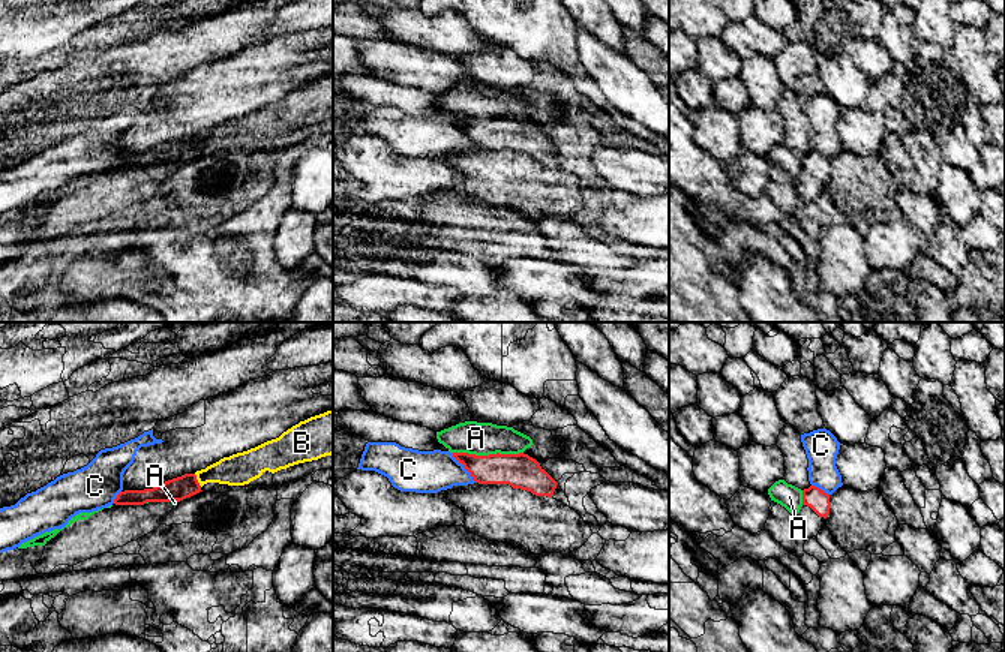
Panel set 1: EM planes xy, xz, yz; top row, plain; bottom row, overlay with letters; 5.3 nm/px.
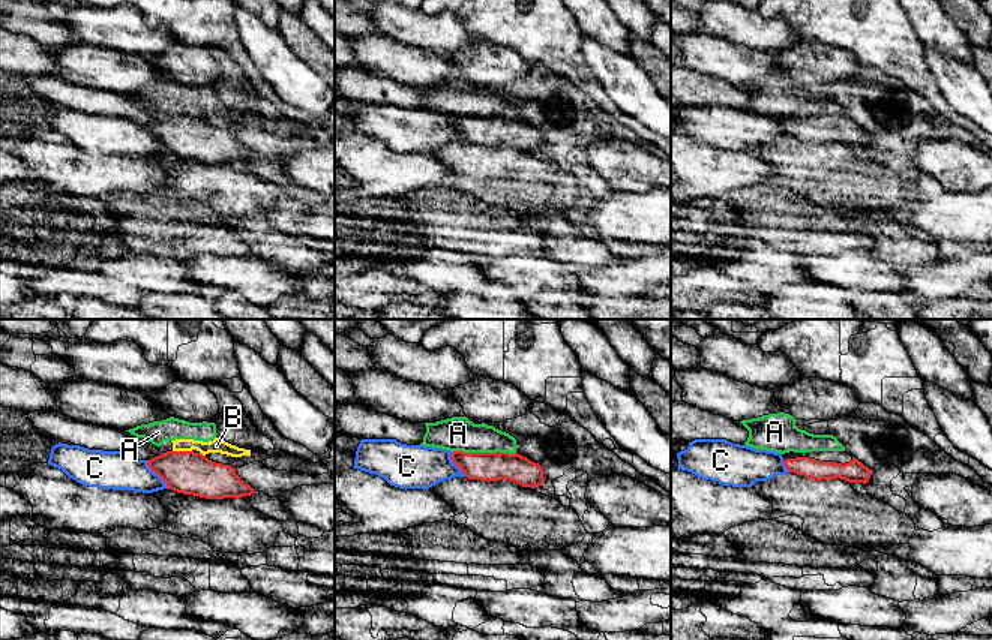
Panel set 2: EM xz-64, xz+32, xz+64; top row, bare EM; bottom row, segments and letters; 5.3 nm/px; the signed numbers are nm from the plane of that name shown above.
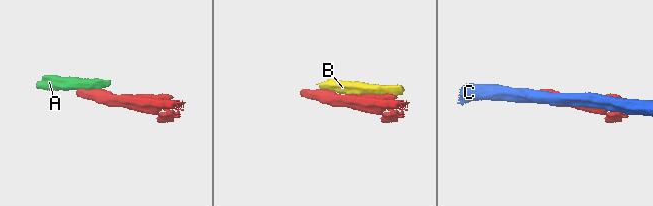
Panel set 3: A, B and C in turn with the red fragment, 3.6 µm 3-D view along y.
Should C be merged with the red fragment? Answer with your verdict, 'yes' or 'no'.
no

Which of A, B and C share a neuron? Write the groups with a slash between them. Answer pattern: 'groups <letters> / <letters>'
groups A B / C

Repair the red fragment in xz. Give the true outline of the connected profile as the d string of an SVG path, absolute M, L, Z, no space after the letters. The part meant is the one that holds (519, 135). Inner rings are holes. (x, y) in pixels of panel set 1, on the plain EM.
M453 117L472 144L478 148L508 148L513 153L531 156L536 160L552 162L556 145L528 118L476 120Z

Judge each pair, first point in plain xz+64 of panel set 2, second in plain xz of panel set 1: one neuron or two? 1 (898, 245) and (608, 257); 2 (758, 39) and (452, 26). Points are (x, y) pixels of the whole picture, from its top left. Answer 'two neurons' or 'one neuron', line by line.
1: one neuron
2: one neuron

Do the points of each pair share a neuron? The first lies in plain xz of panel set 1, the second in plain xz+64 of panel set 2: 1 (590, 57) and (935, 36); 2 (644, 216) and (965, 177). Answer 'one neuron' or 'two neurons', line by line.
1: two neurons
2: two neurons

